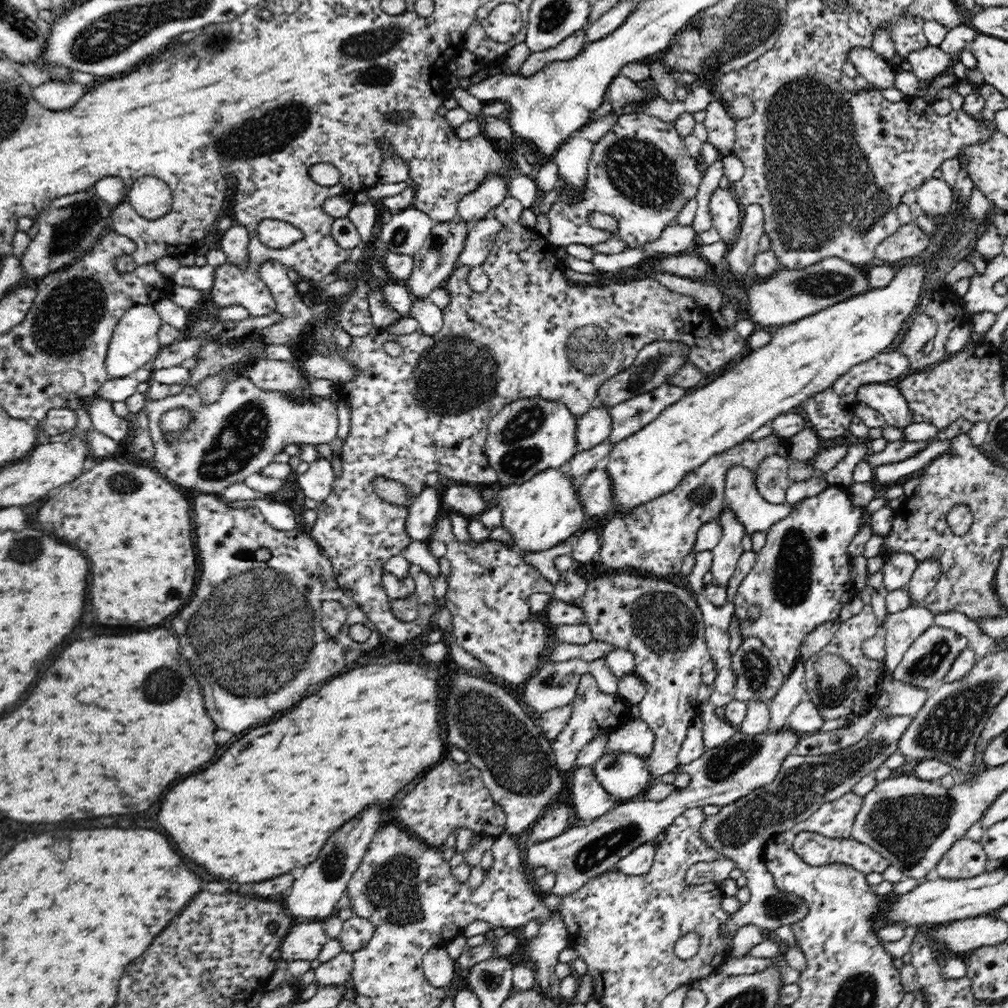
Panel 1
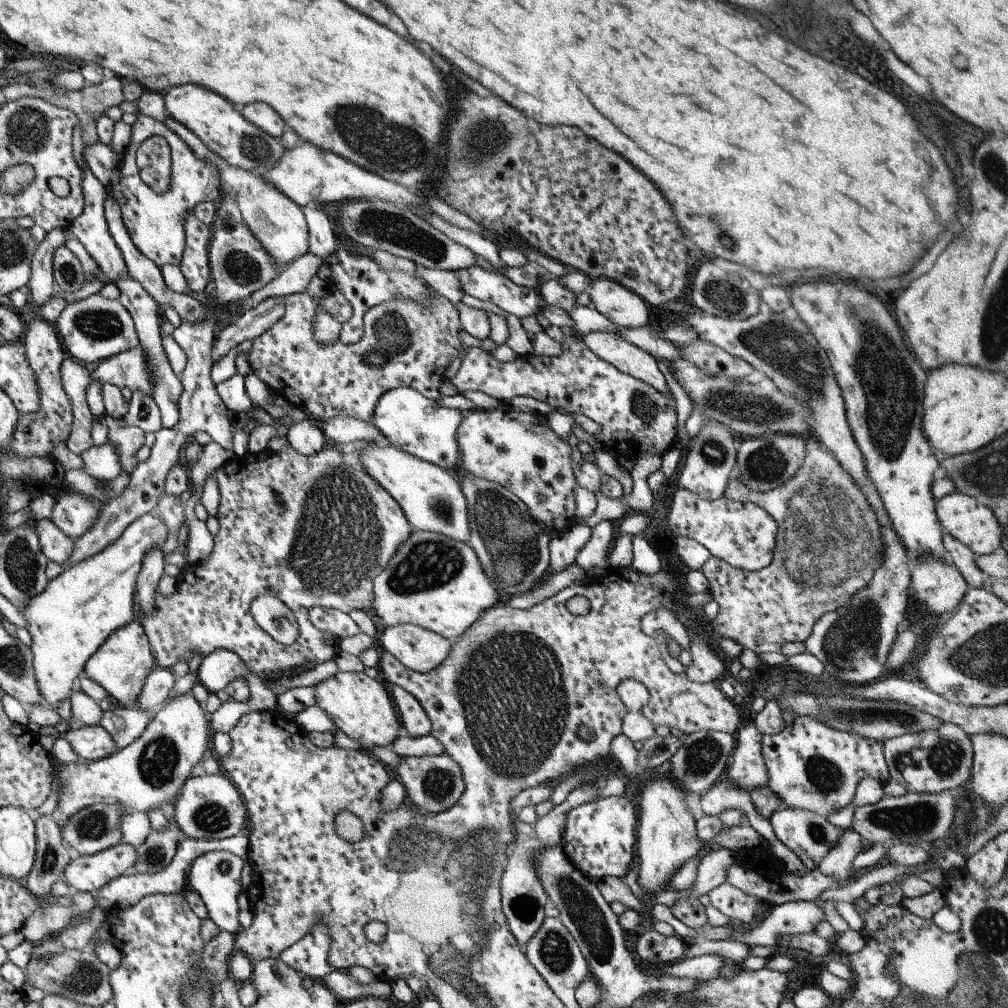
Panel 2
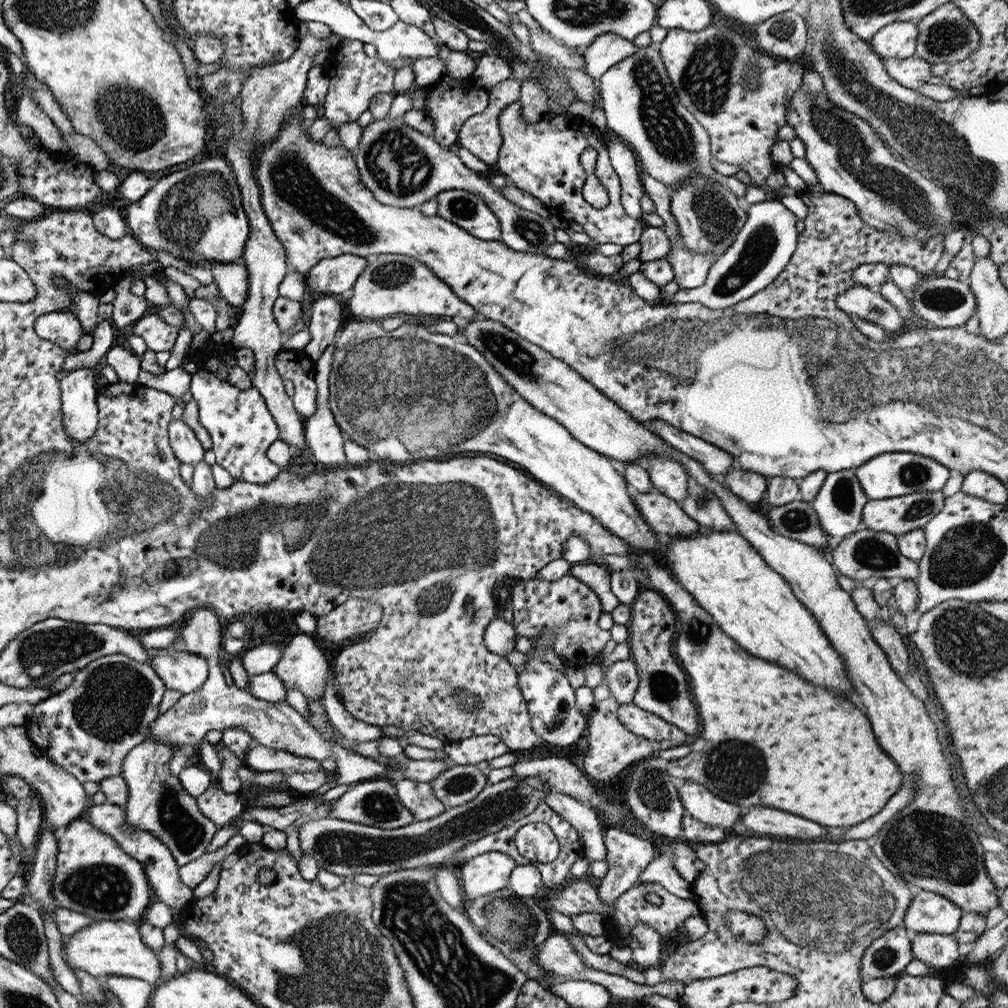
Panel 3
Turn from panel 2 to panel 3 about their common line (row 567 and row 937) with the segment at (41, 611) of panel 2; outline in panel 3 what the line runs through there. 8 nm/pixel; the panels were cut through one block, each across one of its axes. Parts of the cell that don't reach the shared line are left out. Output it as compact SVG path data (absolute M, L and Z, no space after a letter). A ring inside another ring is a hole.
M93 920L71 936L63 938L62 957L69 967L83 969L88 975L102 979L107 975L139 978L152 986L161 978L157 953L141 942L138 923L123 920Z

